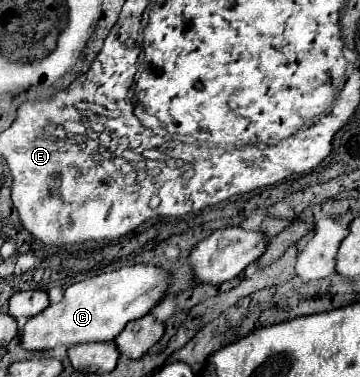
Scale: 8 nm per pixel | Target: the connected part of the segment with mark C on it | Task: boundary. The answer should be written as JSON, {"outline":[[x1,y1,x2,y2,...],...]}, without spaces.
{"outline":[[132,265,118,271,100,273,64,291,60,303,48,305,42,313,30,317,20,333,20,345,28,351,50,351,58,345,112,341,128,321,144,317,162,299,170,277,152,265]]}

